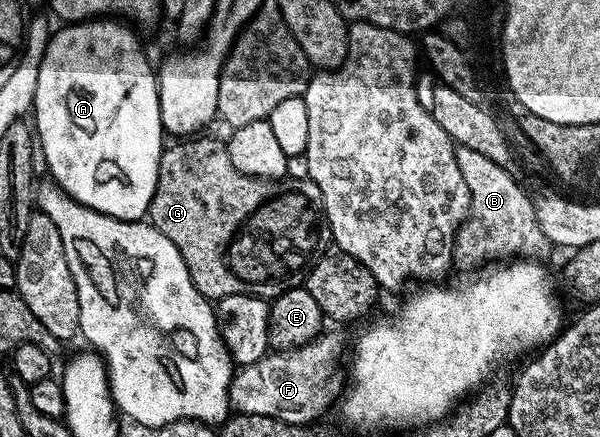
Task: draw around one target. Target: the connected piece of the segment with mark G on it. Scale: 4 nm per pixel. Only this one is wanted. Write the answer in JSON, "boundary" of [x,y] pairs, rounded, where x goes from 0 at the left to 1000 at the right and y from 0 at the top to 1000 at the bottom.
{"boundary":[[[315,314],[307,323],[295,323],[290,336],[277,334],[268,348],[265,368],[265,396],[258,414],[258,442],[252,451],[252,469],[245,485],[247,508],[253,510],[292,570],[305,588],[312,606],[312,625],[318,625],[318,643],[333,675],[350,689],[360,689],[387,675],[430,675],[432,682],[452,689],[465,670],[472,670],[487,657],[500,657],[507,650],[518,613],[535,595],[537,584],[548,572],[555,535],[545,506],[545,487],[538,469],[538,442],[532,442],[532,423],[525,423],[520,410],[488,412],[480,405],[463,414],[460,410],[427,410],[412,396],[398,396],[392,378],[385,378],[385,359],[378,350],[373,325],[362,318],[335,318],[342,314]]]}

